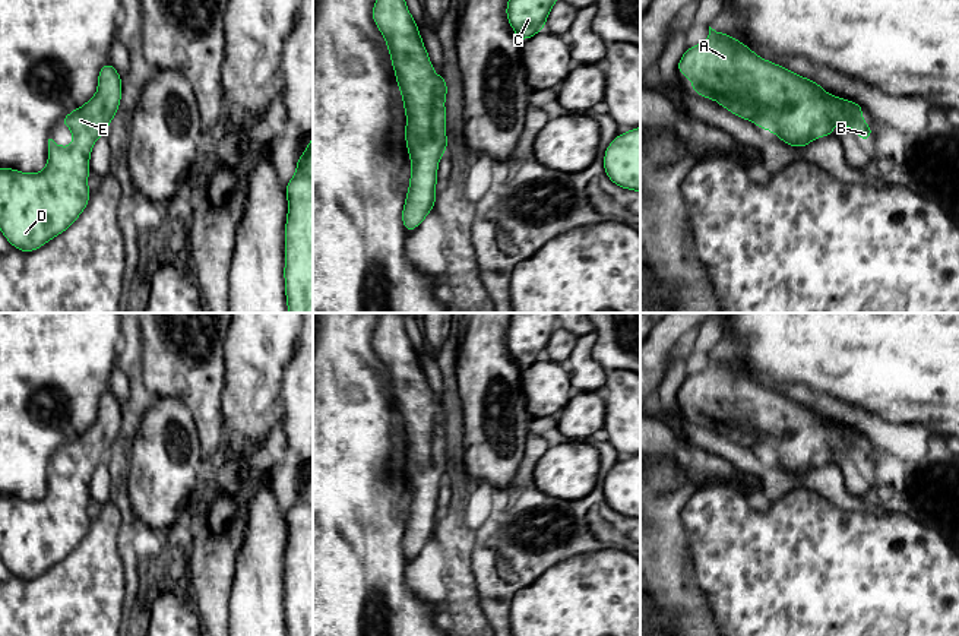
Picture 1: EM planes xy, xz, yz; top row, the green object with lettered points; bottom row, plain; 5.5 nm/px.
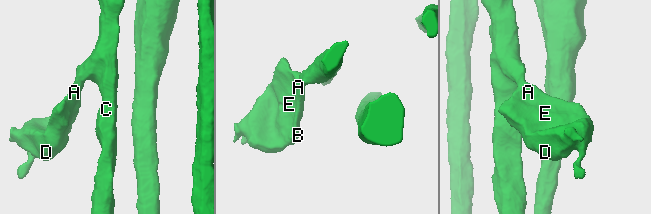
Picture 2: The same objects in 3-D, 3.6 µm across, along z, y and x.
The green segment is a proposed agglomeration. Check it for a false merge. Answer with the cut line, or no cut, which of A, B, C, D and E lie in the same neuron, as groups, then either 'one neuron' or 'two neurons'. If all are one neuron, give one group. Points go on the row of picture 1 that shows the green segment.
cut none; groups A B C D E; one neuron

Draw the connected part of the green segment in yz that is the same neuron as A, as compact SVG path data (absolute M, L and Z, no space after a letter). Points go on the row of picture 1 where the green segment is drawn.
M710 26L708 39L687 48L677 70L693 80L696 95L716 99L734 116L775 133L792 148L807 146L820 136L835 136L835 123L854 129L863 142L873 136L870 124L863 121L860 104L827 94L819 83L759 57L744 42Z

